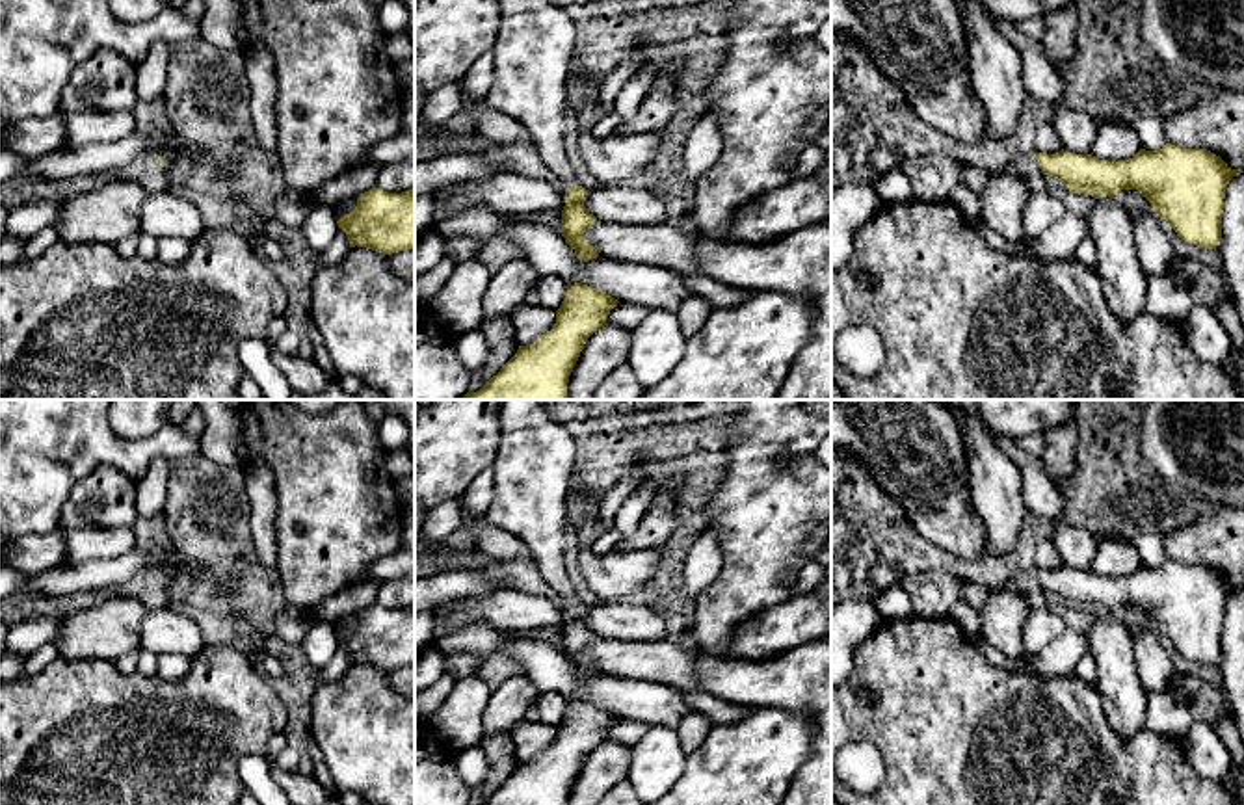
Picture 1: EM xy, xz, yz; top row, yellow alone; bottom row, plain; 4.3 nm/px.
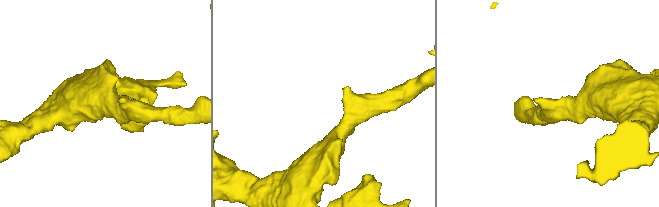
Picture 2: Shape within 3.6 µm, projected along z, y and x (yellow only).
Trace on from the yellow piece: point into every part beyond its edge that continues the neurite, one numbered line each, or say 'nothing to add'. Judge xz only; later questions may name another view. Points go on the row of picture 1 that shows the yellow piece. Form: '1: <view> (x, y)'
1: xz (534, 45)

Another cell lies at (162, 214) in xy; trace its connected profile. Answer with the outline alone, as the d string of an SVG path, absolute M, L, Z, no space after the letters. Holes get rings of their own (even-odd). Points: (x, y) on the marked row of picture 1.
M173 191L149 193L141 206L141 232L151 236L179 236L188 242L203 234L199 208Z

